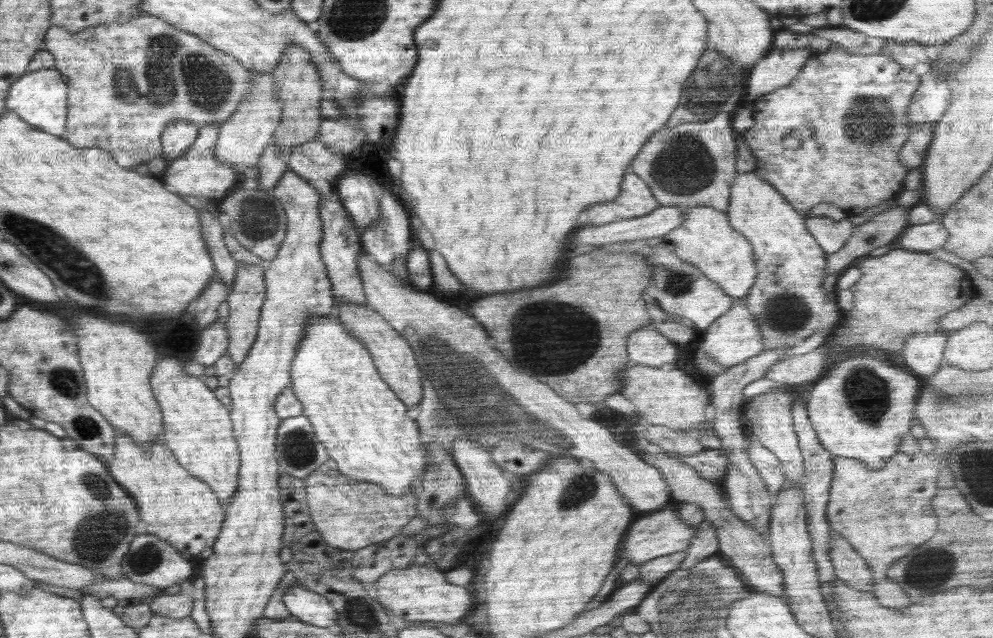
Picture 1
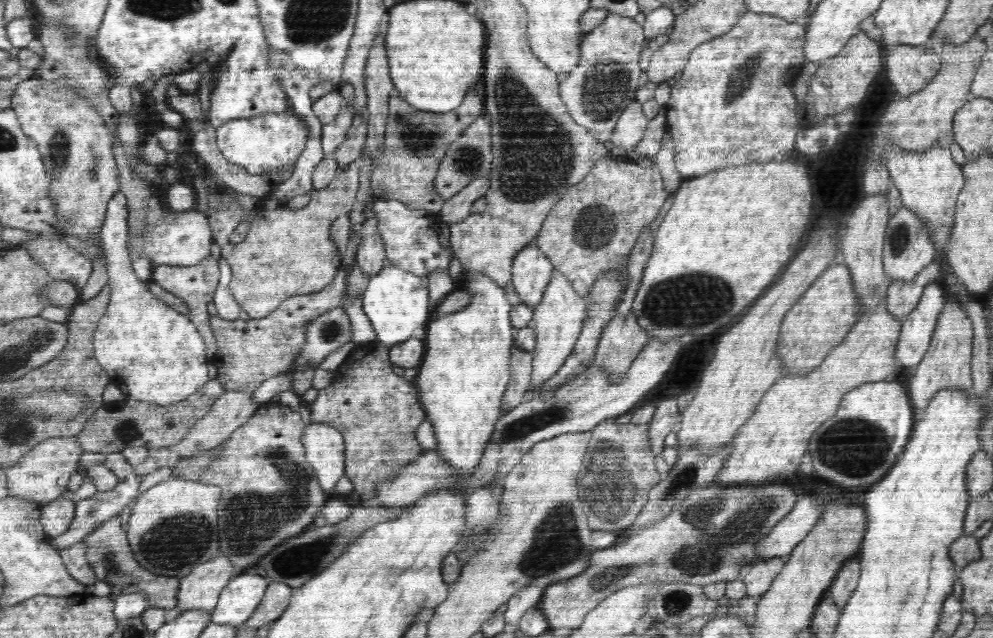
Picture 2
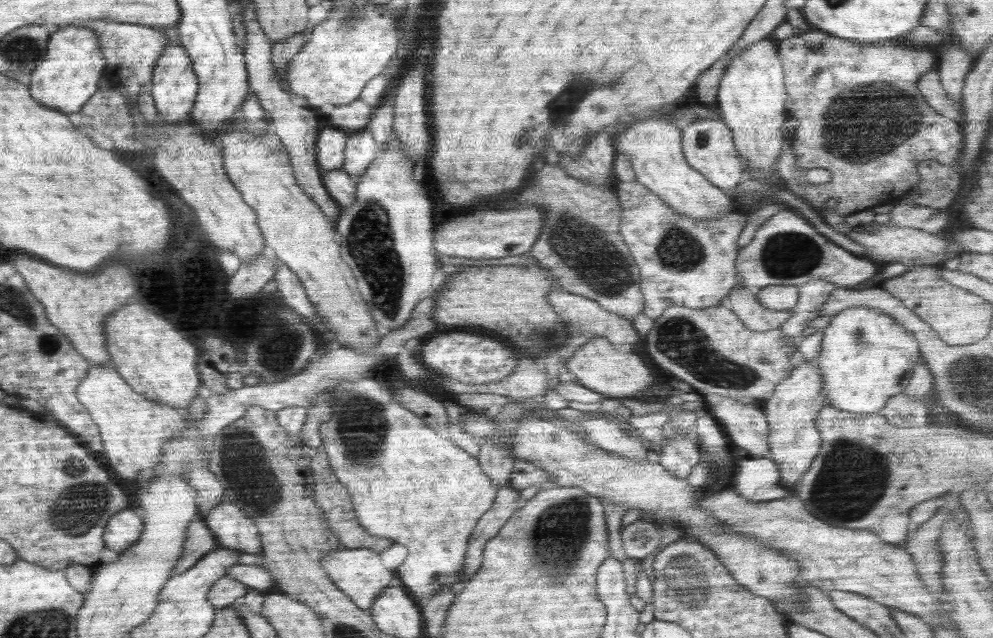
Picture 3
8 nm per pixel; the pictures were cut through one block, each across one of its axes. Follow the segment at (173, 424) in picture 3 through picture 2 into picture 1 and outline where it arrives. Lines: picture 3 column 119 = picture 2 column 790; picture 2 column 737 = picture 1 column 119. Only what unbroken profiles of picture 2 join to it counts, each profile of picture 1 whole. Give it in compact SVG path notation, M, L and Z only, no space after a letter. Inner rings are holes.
M119 432L116 438L116 455L109 460L110 473L138 500L138 512L146 524L145 534L158 536L183 556L198 557L202 550L212 548L219 535L226 512L217 497L206 488L206 482L194 480L170 454L170 448L162 446L160 438L152 440L148 450L142 450L128 434Z

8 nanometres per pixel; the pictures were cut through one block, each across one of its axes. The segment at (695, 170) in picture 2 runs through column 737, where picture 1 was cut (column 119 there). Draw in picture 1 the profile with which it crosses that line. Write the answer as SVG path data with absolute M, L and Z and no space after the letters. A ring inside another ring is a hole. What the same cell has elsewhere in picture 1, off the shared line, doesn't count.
M142 14L128 20L128 22L108 22L108 24L98 24L98 26L92 26L92 28L86 28L82 32L66 32L64 28L60 26L50 26L46 32L42 49L52 53L54 60L56 61L56 68L62 74L68 76L68 82L70 92L70 116L65 127L65 134L62 138L67 141L70 140L70 144L74 144L76 148L92 148L100 147L108 150L108 152L114 152L113 156L118 160L118 164L122 168L135 168L140 164L148 163L153 158L158 158L162 154L161 136L164 132L164 128L172 122L172 120L186 120L186 122L192 122L199 129L202 126L218 126L226 122L229 116L232 116L236 110L238 110L238 104L244 101L246 94L250 92L252 83L250 83L250 73L248 69L244 68L233 56L210 46L207 42L200 40L195 34L184 32L184 30L175 27L172 23L160 19L160 17Z

